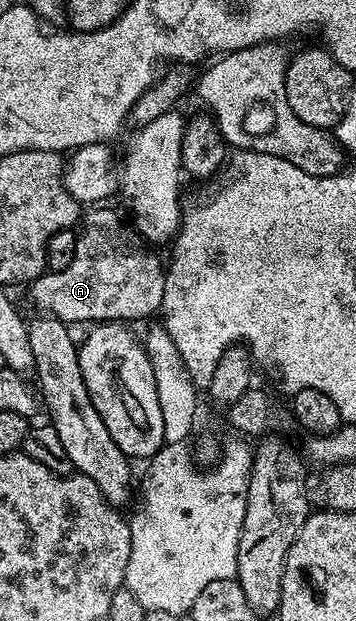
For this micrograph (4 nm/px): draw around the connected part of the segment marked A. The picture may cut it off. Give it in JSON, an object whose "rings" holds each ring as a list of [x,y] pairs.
{"rings":[[[94,208],[90,215],[81,223],[82,231],[77,231],[76,252],[72,264],[63,270],[43,273],[42,277],[33,279],[30,294],[38,306],[43,306],[43,311],[49,312],[61,322],[75,324],[74,322],[86,322],[85,324],[101,324],[103,322],[119,322],[124,318],[146,318],[149,314],[157,315],[162,308],[164,296],[164,284],[166,283],[166,270],[158,263],[154,254],[149,254],[143,243],[106,208]]]}

